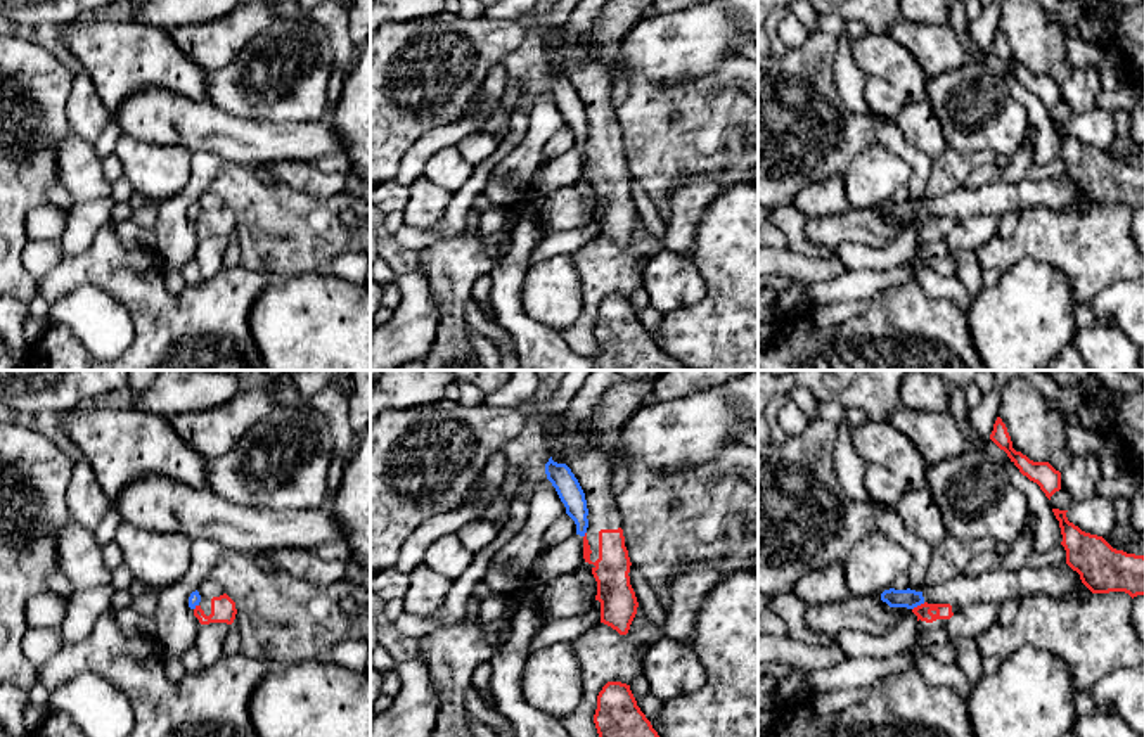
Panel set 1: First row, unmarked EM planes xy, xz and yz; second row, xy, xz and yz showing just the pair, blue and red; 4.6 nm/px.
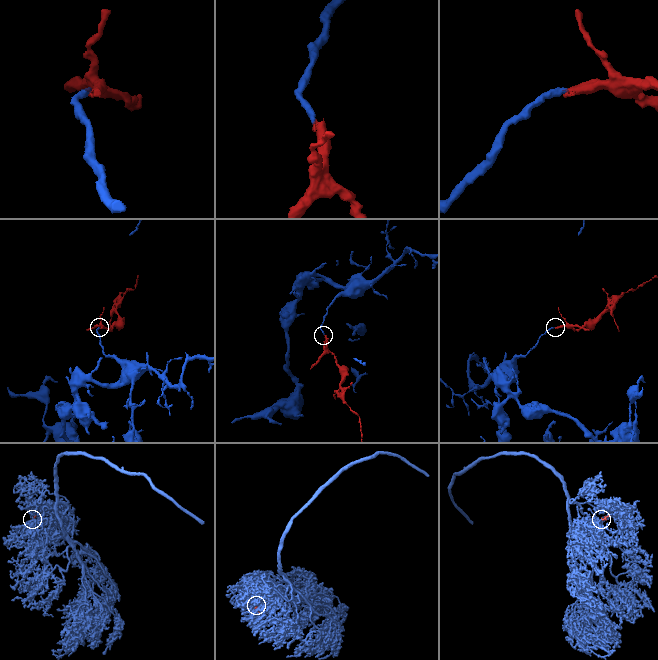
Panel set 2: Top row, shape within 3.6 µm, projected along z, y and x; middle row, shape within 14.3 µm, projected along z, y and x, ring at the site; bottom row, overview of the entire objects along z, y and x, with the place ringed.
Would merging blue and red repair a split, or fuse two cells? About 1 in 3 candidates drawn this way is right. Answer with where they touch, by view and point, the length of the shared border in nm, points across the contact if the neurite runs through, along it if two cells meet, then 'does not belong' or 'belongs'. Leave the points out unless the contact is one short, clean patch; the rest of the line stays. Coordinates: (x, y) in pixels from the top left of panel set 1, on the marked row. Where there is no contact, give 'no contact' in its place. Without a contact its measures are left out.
meets blue in yz at (918, 604); contact 70 nm long; border along yz (925, 602), (912, 609); does not belong

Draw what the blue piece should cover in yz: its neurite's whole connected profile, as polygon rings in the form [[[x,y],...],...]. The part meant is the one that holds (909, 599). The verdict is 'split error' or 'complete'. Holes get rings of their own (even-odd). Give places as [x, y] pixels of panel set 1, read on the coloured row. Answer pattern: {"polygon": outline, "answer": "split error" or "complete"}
{"polygon": [[[884,590],[881,593],[881,600],[886,602],[890,607],[907,607],[907,609],[914,609],[921,604],[924,604],[924,597],[922,592],[916,592],[916,590]]], "answer": "complete"}

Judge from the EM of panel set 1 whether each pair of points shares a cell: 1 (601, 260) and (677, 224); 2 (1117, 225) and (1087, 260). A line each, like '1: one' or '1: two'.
1: two
2: one

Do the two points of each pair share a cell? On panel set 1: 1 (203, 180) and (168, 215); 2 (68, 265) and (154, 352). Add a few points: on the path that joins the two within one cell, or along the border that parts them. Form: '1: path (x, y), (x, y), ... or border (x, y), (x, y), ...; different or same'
1: path (194, 189), (177, 206); same
2: path (97, 267), (104, 267), (151, 314), (153, 322); same

